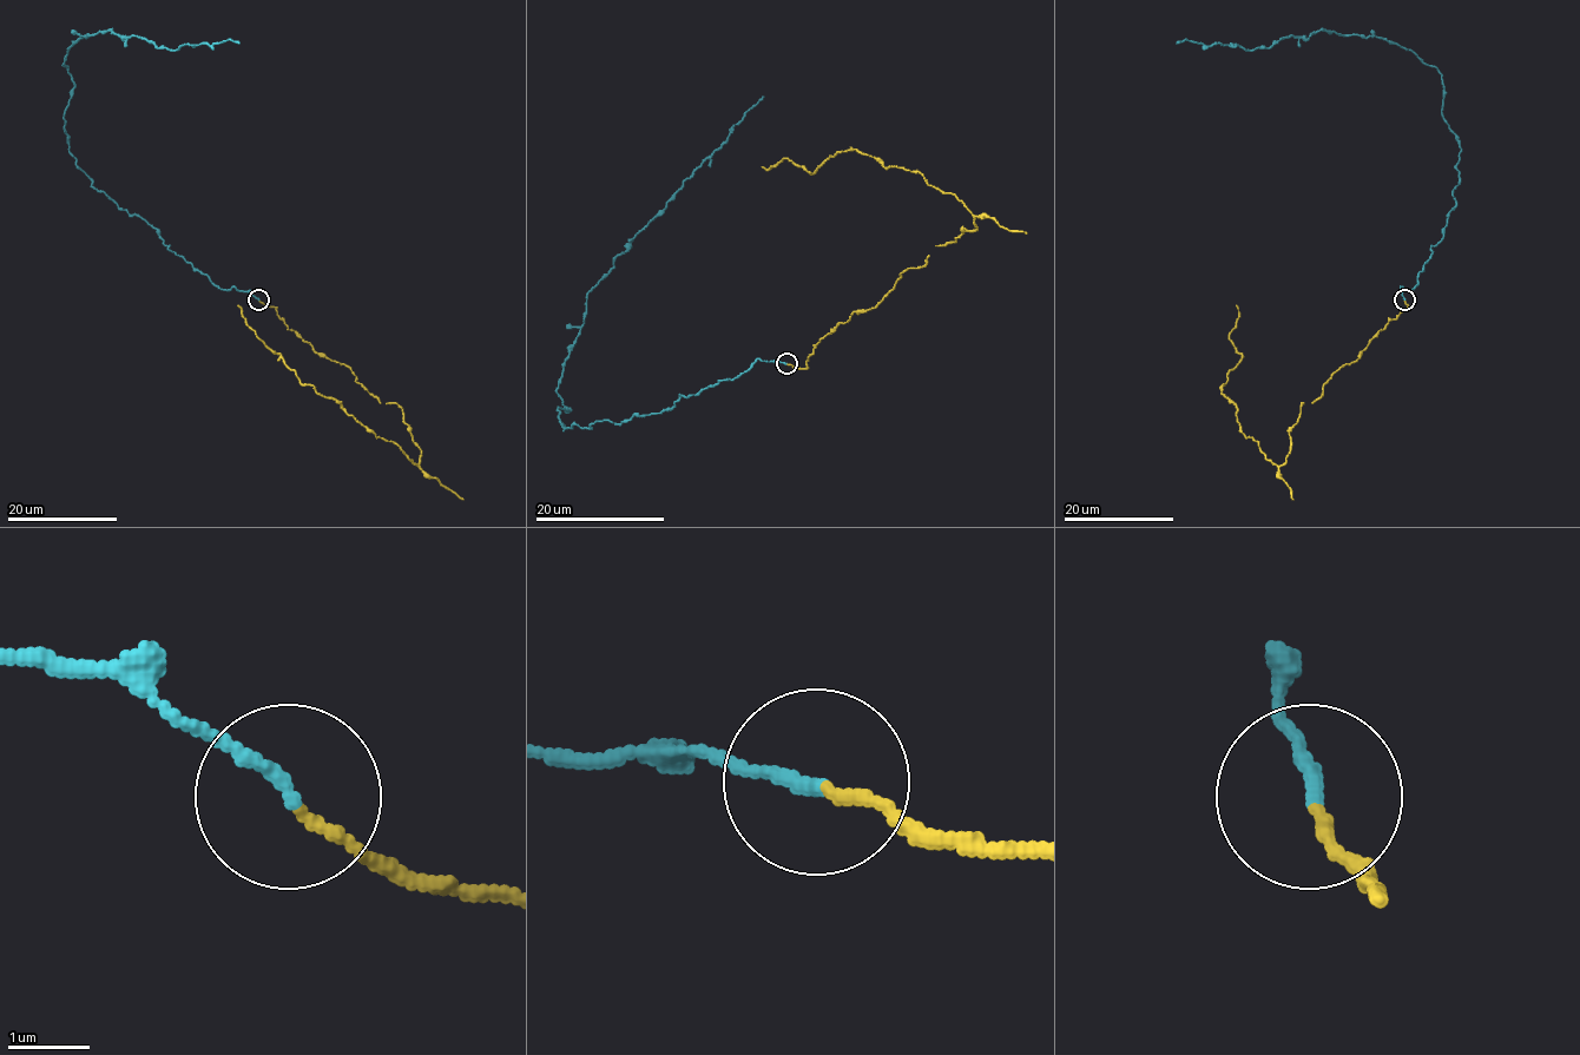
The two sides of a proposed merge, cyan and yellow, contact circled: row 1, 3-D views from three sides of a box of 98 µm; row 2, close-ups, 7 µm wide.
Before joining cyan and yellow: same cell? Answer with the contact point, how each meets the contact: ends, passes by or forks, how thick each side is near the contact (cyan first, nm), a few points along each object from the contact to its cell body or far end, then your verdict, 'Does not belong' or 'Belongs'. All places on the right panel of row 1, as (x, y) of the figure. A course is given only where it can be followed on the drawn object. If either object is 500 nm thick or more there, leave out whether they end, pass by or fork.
Place: (1404, 299). At the ring cyan ends. At the ring yellow ends. Thickness 180 nm (cyan) against 120 nm. Course of cyan: (1404, 301), (1455, 205), (1461, 151), (1441, 73), (1387, 39), (1320, 30), (1253, 50), (1176, 41). Course of yellow: (1404, 301), (1356, 361), (1301, 403), (1278, 466), (1241, 433), (1222, 393), (1242, 358), (1230, 338), (1237, 304). Belongs

